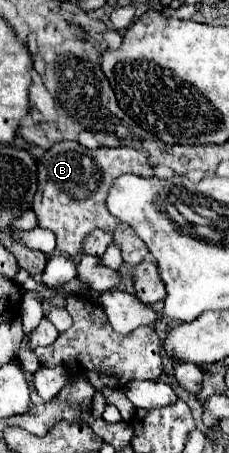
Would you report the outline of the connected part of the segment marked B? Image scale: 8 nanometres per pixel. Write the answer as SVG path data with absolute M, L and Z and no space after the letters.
M64 141L44 153L44 157L38 161L38 191L34 195L32 207L38 215L38 225L50 229L56 235L56 251L60 255L72 259L82 255L84 235L92 233L94 229L110 229L114 231L114 243L122 247L122 257L128 265L136 265L146 259L150 251L144 247L144 241L132 231L132 227L128 227L128 223L120 223L120 219L112 217L112 213L104 209L104 199L112 183L124 173L154 177L148 157L128 147L84 149L80 143Z

